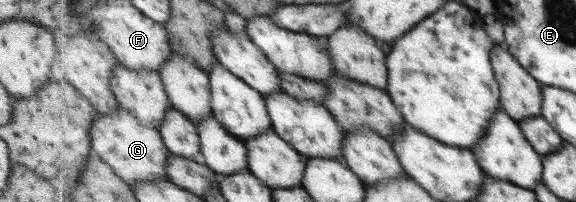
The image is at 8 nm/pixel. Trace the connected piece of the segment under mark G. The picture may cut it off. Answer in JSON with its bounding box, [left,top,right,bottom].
[93,107,171,186]

